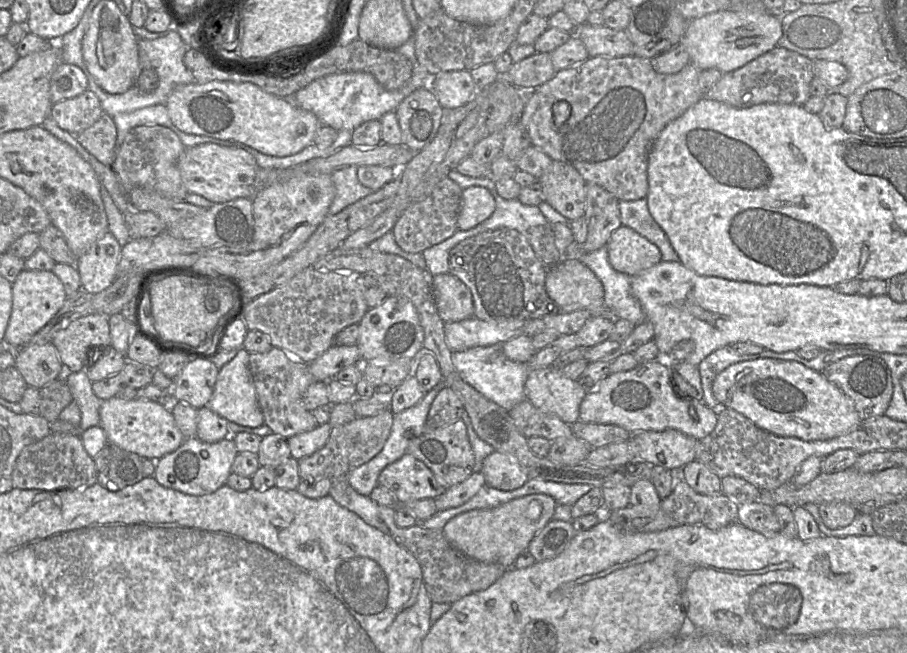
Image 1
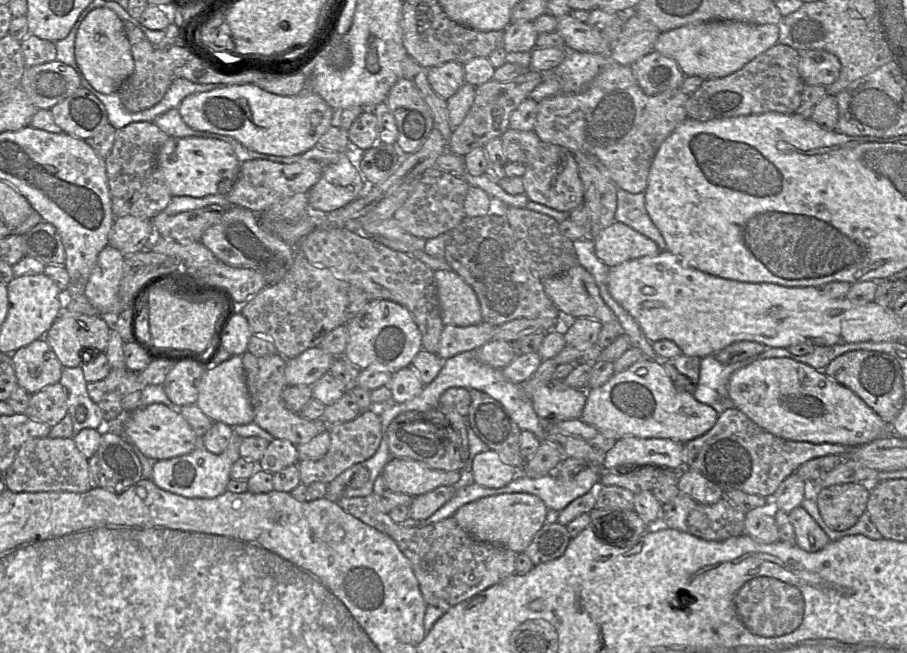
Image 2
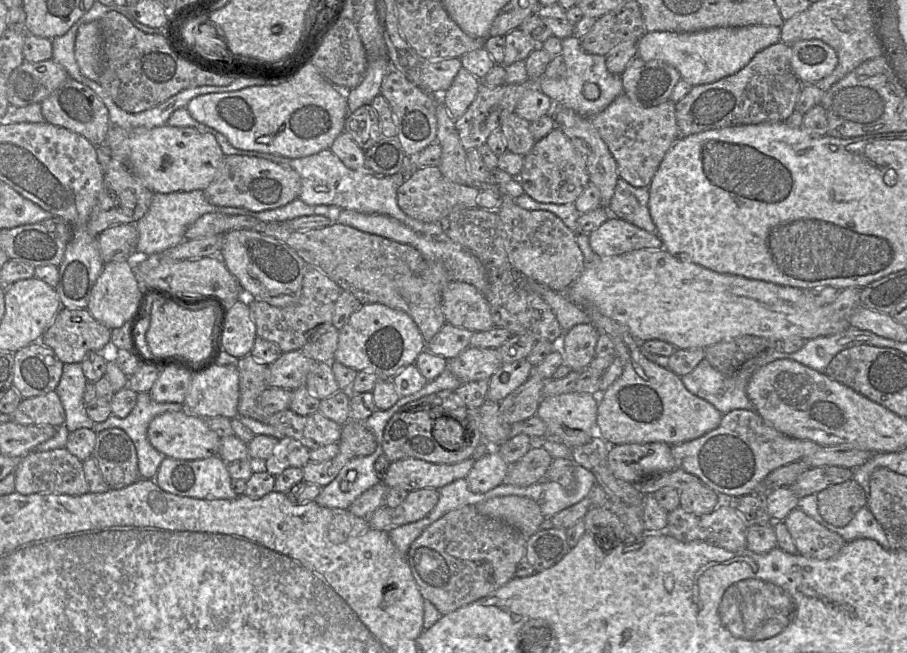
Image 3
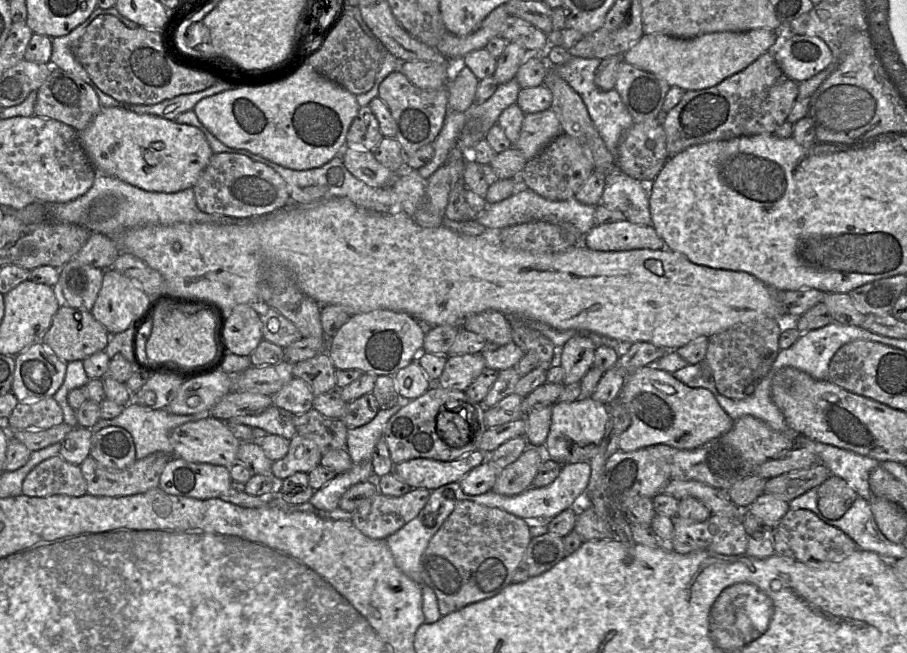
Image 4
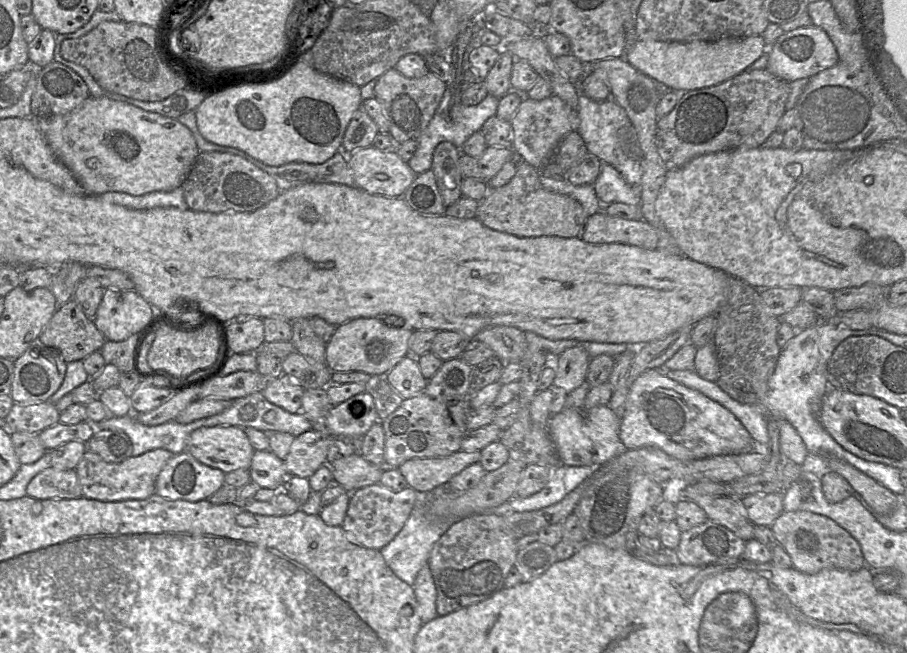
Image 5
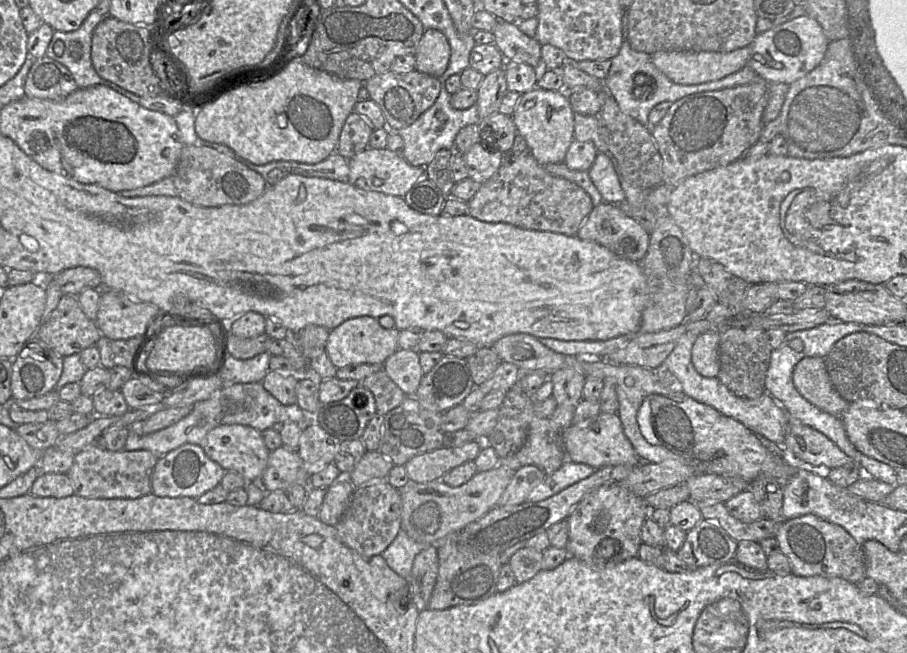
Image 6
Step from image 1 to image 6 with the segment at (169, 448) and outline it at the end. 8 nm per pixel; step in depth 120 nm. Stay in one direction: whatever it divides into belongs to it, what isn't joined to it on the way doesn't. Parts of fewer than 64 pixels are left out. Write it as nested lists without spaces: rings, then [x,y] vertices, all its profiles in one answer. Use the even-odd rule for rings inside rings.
[[[225,424],[212,429],[201,442],[205,454],[218,463],[225,471],[233,471],[243,476],[247,482],[259,482],[267,468],[270,450],[262,433],[250,426]]]

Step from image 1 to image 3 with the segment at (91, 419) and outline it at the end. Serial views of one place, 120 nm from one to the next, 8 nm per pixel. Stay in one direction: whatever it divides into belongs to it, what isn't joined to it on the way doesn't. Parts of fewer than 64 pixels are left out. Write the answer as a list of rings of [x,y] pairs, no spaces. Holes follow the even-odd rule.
[[[64,363],[57,392],[65,410],[65,425],[69,432],[80,428],[92,429],[95,423],[88,417],[83,400],[86,385],[81,363]]]

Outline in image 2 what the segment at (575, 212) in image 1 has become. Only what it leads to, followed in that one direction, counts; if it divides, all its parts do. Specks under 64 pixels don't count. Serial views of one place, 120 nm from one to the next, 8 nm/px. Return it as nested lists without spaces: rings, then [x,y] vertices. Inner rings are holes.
[[[541,142],[536,156],[525,165],[526,172],[521,177],[525,194],[530,201],[546,205],[554,210],[570,212],[584,201],[583,184],[579,176],[578,165],[573,154],[560,145]]]

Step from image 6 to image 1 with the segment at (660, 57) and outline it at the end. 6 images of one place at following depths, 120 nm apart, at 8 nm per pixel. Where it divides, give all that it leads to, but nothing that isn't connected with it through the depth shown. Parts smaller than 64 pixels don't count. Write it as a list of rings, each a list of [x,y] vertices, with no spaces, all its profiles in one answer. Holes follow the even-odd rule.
[[[726,10],[707,14],[688,22],[680,45],[684,46],[690,63],[700,71],[718,69],[732,72],[777,46],[782,35],[781,17],[764,13]]]

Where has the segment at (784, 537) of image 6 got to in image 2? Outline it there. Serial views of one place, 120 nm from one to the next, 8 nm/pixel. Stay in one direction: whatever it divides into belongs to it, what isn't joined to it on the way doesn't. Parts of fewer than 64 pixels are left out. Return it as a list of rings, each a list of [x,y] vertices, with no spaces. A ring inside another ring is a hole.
[[[802,507],[794,508],[788,516],[794,528],[796,545],[801,549],[816,552],[831,542],[826,533]]]

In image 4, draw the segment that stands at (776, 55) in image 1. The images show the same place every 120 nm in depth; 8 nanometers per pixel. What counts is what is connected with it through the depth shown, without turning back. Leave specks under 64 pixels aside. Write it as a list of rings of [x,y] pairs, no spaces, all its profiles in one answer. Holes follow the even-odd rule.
[[[770,49],[745,69],[719,84],[686,91],[672,110],[661,115],[668,159],[697,144],[773,134],[786,121],[798,96],[798,84],[782,71],[774,50]]]

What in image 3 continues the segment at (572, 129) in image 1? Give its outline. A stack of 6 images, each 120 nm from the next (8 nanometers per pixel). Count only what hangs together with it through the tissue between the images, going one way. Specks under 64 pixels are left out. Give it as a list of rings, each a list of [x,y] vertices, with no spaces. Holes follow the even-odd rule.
[[[623,93],[602,112],[586,118],[614,157],[619,177],[636,188],[650,185],[663,158],[679,139],[675,103],[671,100],[653,107],[641,107]]]

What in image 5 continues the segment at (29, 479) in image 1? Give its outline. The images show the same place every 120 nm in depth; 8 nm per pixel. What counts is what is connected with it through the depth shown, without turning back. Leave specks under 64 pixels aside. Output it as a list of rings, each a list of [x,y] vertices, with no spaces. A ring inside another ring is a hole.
[[[50,466],[39,472],[28,484],[27,495],[36,499],[76,499],[82,489],[76,471]]]

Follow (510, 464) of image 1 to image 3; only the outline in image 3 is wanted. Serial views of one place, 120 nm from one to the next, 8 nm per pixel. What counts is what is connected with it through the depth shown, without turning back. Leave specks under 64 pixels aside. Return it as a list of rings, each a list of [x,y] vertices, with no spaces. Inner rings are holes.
[[[492,448],[478,458],[469,471],[466,481],[470,491],[482,494],[501,485],[506,480],[510,466]]]

